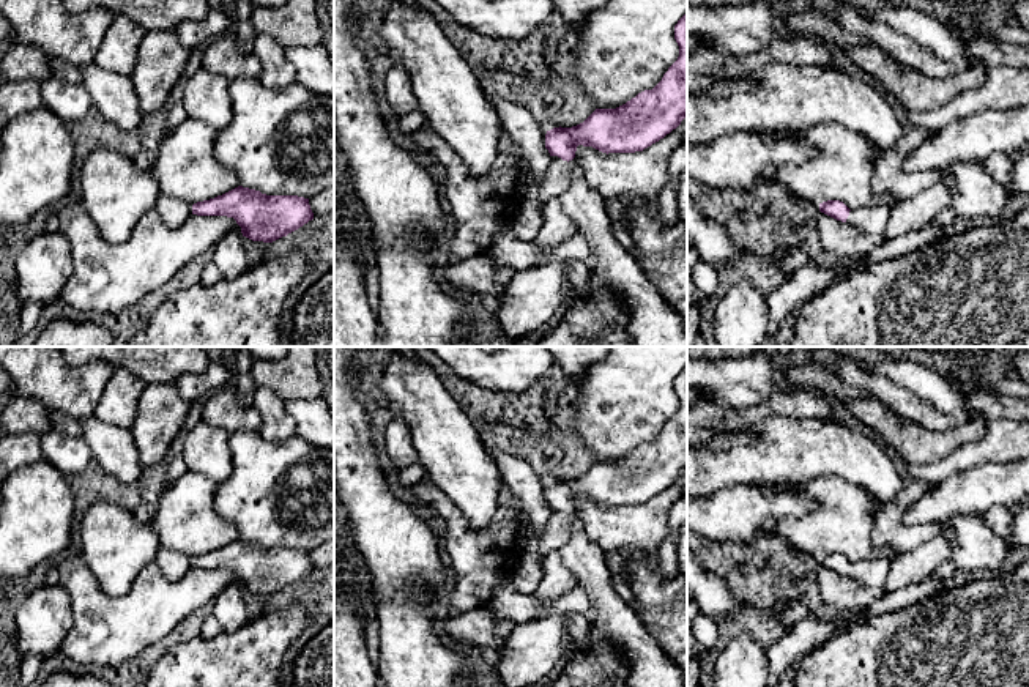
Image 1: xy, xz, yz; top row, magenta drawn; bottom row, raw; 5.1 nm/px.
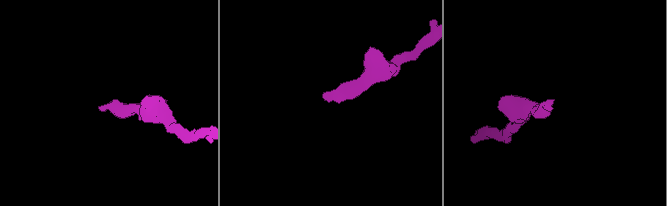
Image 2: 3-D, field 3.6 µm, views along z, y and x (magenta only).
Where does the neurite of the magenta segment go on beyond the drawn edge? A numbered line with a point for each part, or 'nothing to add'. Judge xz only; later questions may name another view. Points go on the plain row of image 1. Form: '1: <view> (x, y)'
1: xz (555, 533)

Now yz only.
1: yz (873, 572)

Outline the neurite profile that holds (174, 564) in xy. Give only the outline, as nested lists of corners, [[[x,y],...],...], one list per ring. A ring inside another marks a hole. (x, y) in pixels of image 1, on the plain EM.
[[[165,548],[159,550],[156,563],[162,575],[169,580],[180,580],[192,567],[192,558]]]

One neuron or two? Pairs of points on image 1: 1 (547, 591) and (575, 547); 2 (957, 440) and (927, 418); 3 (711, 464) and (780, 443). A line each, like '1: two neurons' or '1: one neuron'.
1: two neurons
2: two neurons
3: one neuron

